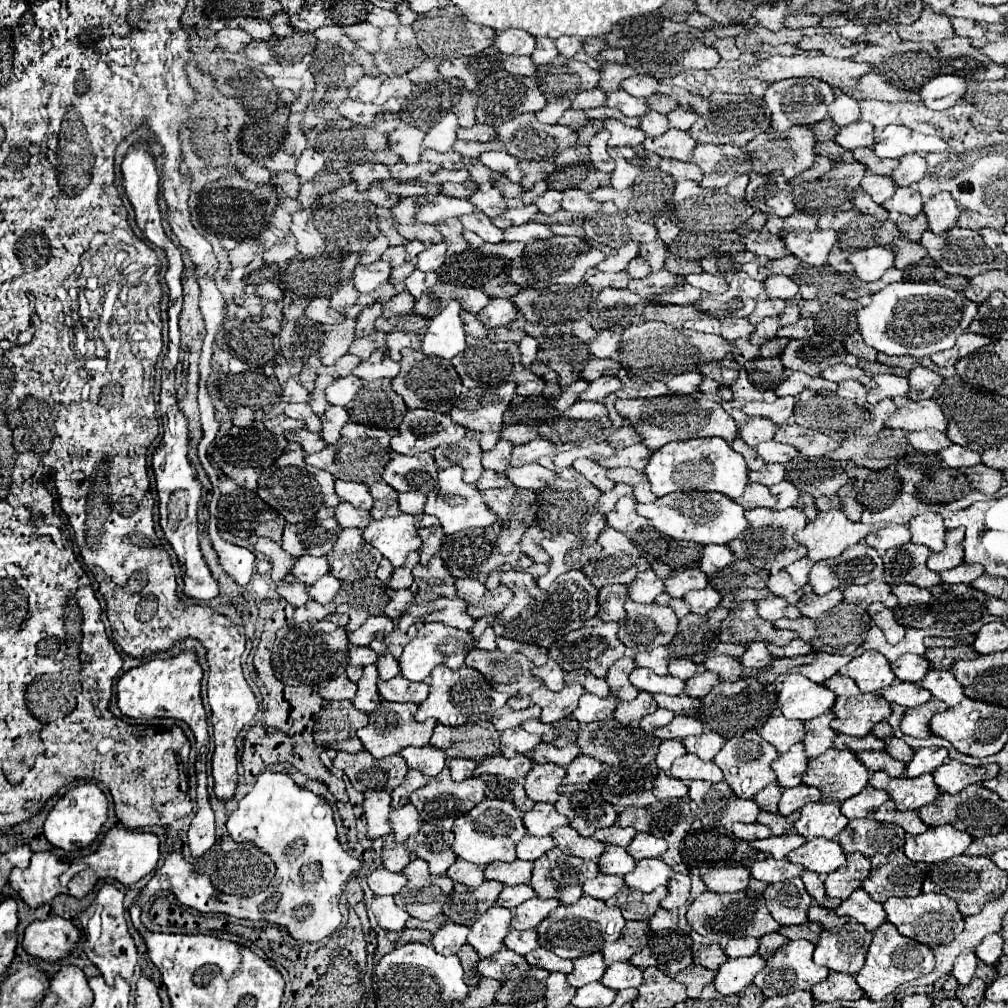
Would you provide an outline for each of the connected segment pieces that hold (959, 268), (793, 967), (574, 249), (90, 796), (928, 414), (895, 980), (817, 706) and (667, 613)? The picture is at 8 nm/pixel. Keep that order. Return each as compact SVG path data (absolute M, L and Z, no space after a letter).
M950 227L944 231L944 235L924 231L920 245L924 245L928 257L932 257L936 265L950 275L972 279L994 265L994 251L986 247L984 239L980 239L980 233L972 229Z
M796 939L796 941L788 941L786 945L782 945L780 949L774 951L774 955L770 959L766 959L764 971L760 971L754 977L754 985L762 991L764 997L776 997L776 995L790 995L798 989L806 989L810 991L812 985L824 981L828 977L828 969L826 967L818 967L812 961L812 951L814 945L804 941L804 939Z
M554 235L550 239L534 241L526 245L524 253L512 261L510 269L510 283L520 285L520 287L548 287L548 285L578 285L586 273L586 269L596 267L604 259L604 253L600 249L594 249L580 237L560 237Z
M84 783L84 785L72 787L54 805L54 809L48 813L48 819L44 823L44 835L58 849L80 851L80 849L90 847L96 841L96 837L98 837L102 825L106 823L106 819L108 819L108 799L106 799L106 795L98 789L98 785Z
M896 397L894 403L898 407L898 411L884 421L884 425L888 429L904 429L904 431L936 429L936 431L946 431L948 419L944 419L942 409L932 399L912 401L908 397Z
M886 921L872 933L872 943L866 949L866 961L860 973L856 975L856 983L860 985L860 989L870 1001L882 1001L888 993L898 989L902 983L910 979L918 979L930 973L932 969L934 969L932 949L900 935L896 927L892 927L892 923Z
M790 673L782 681L776 707L786 719L810 721L832 709L834 693L820 683L812 683L800 673Z
M626 601L624 603L626 617L620 623L618 639L632 649L648 649L668 645L676 635L678 617L670 607L662 607L656 603L644 605Z

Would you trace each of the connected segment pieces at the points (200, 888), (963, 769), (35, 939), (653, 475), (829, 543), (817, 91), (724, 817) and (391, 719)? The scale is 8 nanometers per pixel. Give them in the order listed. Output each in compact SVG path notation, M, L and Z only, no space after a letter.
M264 771L254 789L238 801L238 809L228 817L226 829L232 839L240 839L238 843L254 843L266 855L270 855L272 863L276 865L274 879L242 877L242 891L222 895L216 893L210 879L196 873L194 865L184 861L180 853L170 853L164 865L152 877L152 883L158 885L156 889L172 893L182 905L200 913L224 913L236 919L268 921L284 927L296 941L302 943L316 943L330 937L338 929L342 923L342 913L338 909L342 885L356 871L360 871L362 861L348 855L338 843L332 809L322 797L300 789L286 777L286 773Z
M948 761L942 767L938 767L932 775L934 775L934 783L938 785L938 789L942 793L956 795L972 783L982 783L988 777L996 777L998 771L1000 769L996 763L988 765L988 769L986 769L986 767L970 767L970 765L958 763L958 761Z
M62 917L34 921L24 931L24 949L28 955L46 963L58 963L68 957L80 941L80 931Z
M720 437L712 439L690 439L690 441L670 441L650 455L644 469L656 497L674 491L716 491L728 497L738 497L748 485L748 469L742 455L732 451L728 443Z
M830 509L818 513L818 517L802 531L796 531L794 541L806 547L806 557L816 563L830 557L838 557L844 549L856 545L864 539L864 535L870 535L876 529L878 527L864 525L860 521L852 523L840 509Z
M796 77L772 83L764 93L766 107L770 109L770 129L780 133L788 131L794 125L806 125L806 127L814 125L828 115L828 105L832 103L834 97L836 97L834 89L828 83L814 77Z
M690 781L688 795L698 805L696 819L700 819L704 825L710 827L712 823L722 827L732 825L736 821L752 823L760 813L760 809L752 799L736 799L736 795L728 791L728 785L724 781L720 783Z
M380 701L380 705L368 715L370 721L366 727L358 729L356 735L362 741L364 749L374 755L376 759L380 757L388 757L388 755L396 755L402 747L424 747L428 745L434 725L434 719L426 719L424 723L414 721L414 713L416 713L416 705L414 703L390 703L390 701Z

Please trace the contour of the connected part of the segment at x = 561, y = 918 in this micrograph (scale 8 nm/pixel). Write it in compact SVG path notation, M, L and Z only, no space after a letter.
M580 897L572 905L558 905L540 925L536 925L538 943L544 949L554 951L562 959L578 959L600 951L606 941L616 941L624 927L624 917L618 907L608 907L604 901L592 897Z

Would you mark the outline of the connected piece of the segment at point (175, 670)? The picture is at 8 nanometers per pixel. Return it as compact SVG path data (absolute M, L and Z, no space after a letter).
M192 651L180 653L176 659L152 659L144 667L126 671L116 683L116 699L122 715L132 719L170 717L184 721L192 731L208 731L206 711L200 699L202 669Z

